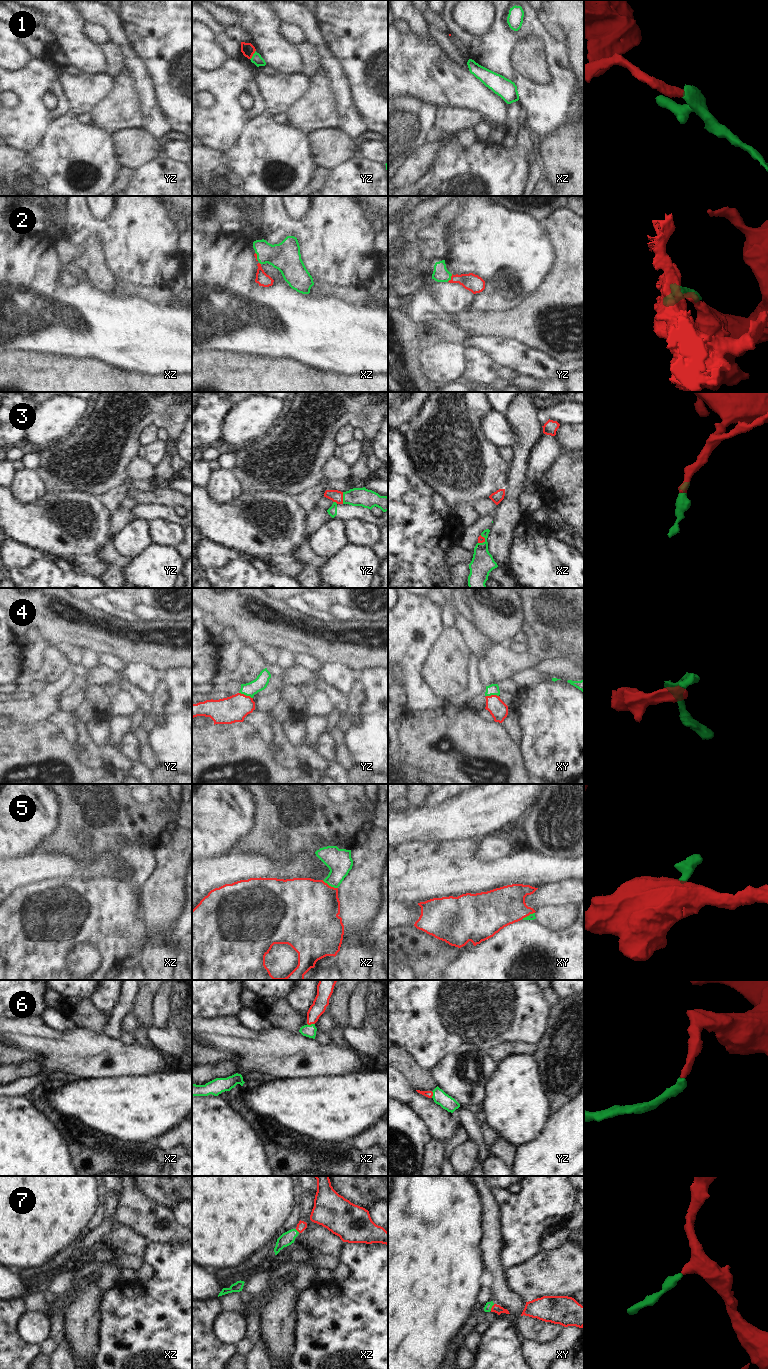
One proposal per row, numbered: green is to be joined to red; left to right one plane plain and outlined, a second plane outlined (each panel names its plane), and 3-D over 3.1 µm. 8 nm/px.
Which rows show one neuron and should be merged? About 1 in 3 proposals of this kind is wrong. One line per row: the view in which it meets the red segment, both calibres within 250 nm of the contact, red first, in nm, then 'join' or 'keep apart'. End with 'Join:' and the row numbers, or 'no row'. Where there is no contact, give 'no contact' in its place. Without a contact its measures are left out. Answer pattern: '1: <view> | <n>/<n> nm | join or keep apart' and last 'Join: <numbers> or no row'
1: yz | 100/80 nm | keep apart
2: yz | 140/130 nm | join
3: yz | 100/150 nm | join
4: yz | 220/110 nm | join
5: xz | 480/200 nm | join
6: xz | 120/100 nm | join
7: xy | 70/60 nm | join
Join: 2, 3, 4, 5, 6, 7

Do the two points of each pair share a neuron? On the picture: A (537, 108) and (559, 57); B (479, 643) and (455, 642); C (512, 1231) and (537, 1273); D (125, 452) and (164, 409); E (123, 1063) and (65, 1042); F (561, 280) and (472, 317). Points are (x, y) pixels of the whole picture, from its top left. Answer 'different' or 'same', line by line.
A: same
B: different
C: different
D: same
E: same
F: same

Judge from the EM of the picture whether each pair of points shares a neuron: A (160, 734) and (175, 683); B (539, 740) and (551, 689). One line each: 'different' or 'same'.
A: same
B: same

